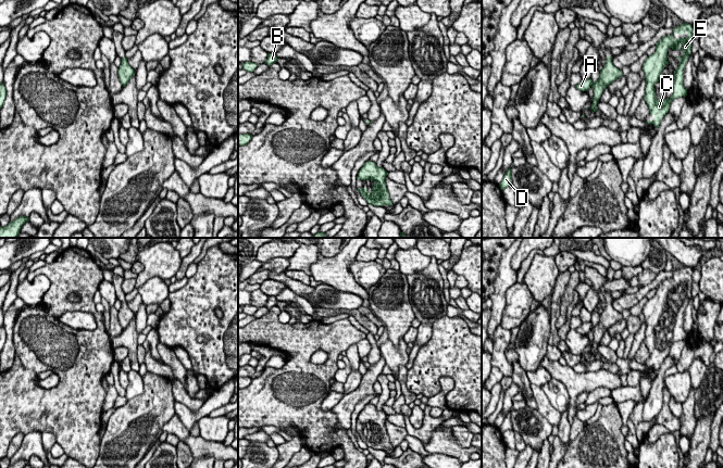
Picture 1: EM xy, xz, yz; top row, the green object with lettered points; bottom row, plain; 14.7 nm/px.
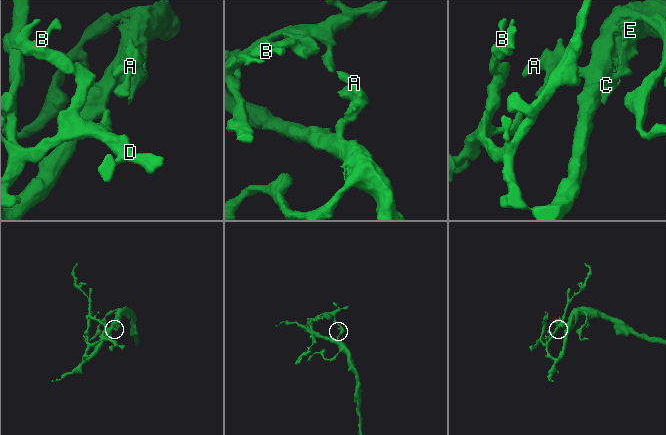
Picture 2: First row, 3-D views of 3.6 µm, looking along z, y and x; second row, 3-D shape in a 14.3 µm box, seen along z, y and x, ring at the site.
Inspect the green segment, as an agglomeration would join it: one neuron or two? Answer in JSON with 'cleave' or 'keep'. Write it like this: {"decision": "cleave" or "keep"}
{"decision": "keep"}

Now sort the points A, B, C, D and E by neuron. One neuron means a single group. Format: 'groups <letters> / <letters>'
groups A B C D E

